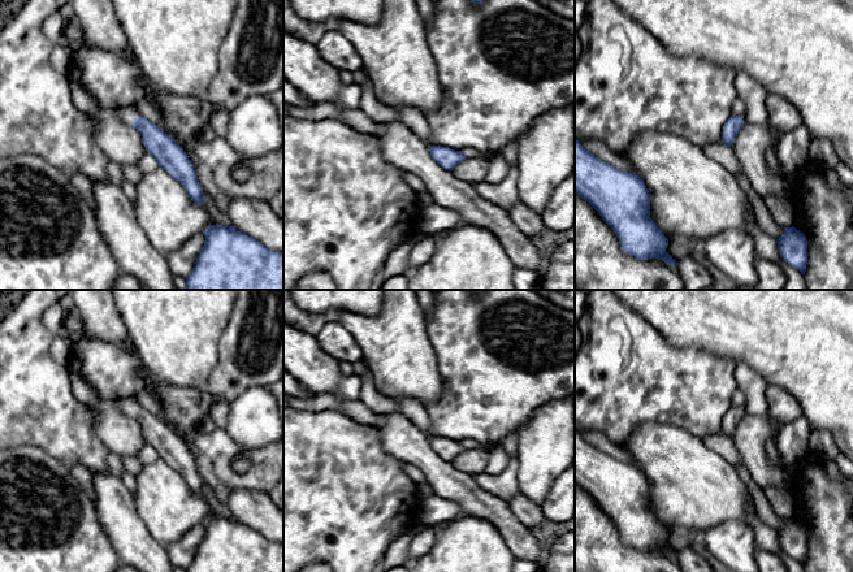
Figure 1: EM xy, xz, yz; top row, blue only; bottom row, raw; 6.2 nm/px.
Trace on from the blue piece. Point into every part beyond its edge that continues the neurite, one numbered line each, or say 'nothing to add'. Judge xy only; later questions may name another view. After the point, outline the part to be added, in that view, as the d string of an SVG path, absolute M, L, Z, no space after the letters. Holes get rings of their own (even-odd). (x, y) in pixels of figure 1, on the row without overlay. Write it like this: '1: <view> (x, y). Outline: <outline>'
1: xy (126, 404). Outline: M129 396L113 399L112 402L127 417L131 417L131 412L134 408L142 407L137 399Z

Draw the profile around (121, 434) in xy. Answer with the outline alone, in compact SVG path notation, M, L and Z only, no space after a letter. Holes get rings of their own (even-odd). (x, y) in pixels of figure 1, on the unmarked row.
M101 399L88 406L92 428L108 451L124 456L137 456L147 443L139 422L125 416L112 400Z

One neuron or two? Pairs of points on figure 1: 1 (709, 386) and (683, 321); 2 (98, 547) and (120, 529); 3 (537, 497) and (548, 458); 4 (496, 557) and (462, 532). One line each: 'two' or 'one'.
1: two
2: two
3: one
4: one

